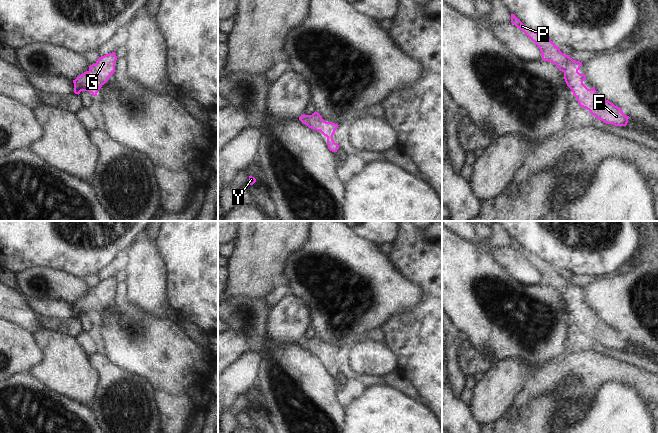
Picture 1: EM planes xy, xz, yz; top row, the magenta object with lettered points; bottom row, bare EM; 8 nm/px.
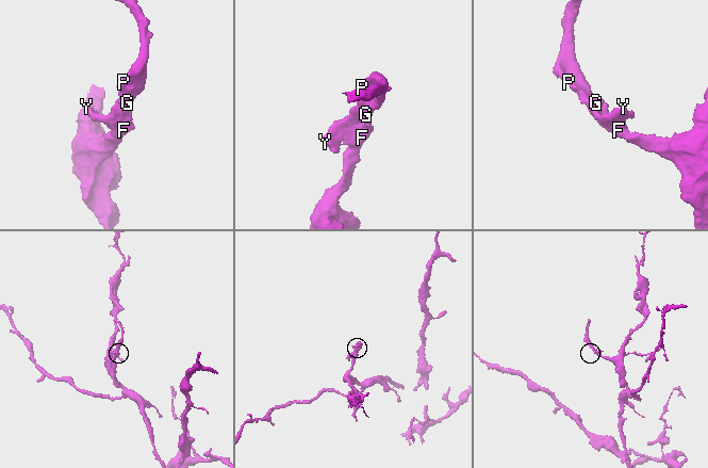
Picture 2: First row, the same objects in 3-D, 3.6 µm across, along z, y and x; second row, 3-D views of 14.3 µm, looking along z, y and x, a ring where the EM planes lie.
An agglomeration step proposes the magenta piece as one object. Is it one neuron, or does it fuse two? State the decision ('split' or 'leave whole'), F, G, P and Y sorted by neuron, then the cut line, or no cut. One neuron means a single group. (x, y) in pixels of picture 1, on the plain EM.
leave whole; F G P Y; no cut

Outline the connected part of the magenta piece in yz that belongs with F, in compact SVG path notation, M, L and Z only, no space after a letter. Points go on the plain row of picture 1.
M511 238L511 247L521 253L538 270L542 284L552 286L564 297L565 306L572 314L573 320L577 322L580 331L586 332L597 344L606 348L627 349L630 341L626 340L621 332L598 319L595 311L588 313L583 308L586 300L578 296L582 286L575 285L569 279L562 277L549 262L528 252L514 238Z

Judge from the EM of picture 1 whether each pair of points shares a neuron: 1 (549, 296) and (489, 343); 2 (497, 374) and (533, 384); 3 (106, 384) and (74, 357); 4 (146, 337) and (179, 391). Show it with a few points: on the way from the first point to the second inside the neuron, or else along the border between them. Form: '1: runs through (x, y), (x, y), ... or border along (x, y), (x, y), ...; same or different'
1: runs through (534, 317), (525, 343), (510, 343); same
2: border along (543, 366), (528, 378), (523, 389), (512, 401); different
3: border along (88, 357), (89, 363), (98, 375), (92, 400); different
4: runs through (158, 350), (170, 362), (170, 378); same

